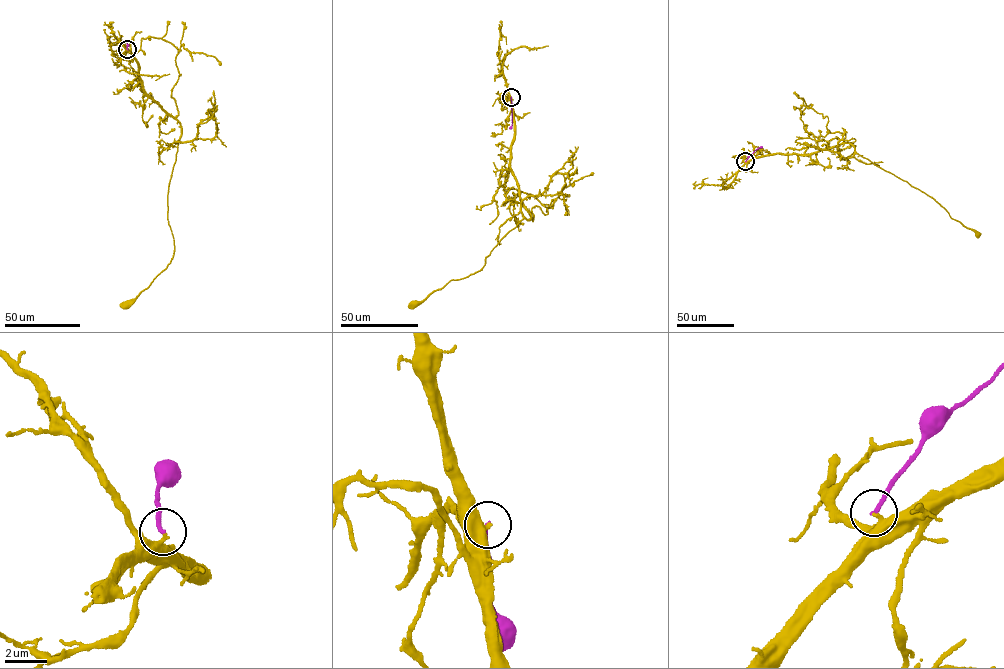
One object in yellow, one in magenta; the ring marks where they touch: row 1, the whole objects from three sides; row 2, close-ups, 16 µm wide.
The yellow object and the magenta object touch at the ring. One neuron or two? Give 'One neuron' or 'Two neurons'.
Two neurons

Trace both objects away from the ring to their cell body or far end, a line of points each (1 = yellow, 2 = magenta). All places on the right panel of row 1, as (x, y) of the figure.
1: (745, 161), (780, 153), (809, 154), (849, 143), (857, 153), (932, 197), (952, 218), (978, 234)
2: (745, 161), (762, 147)

